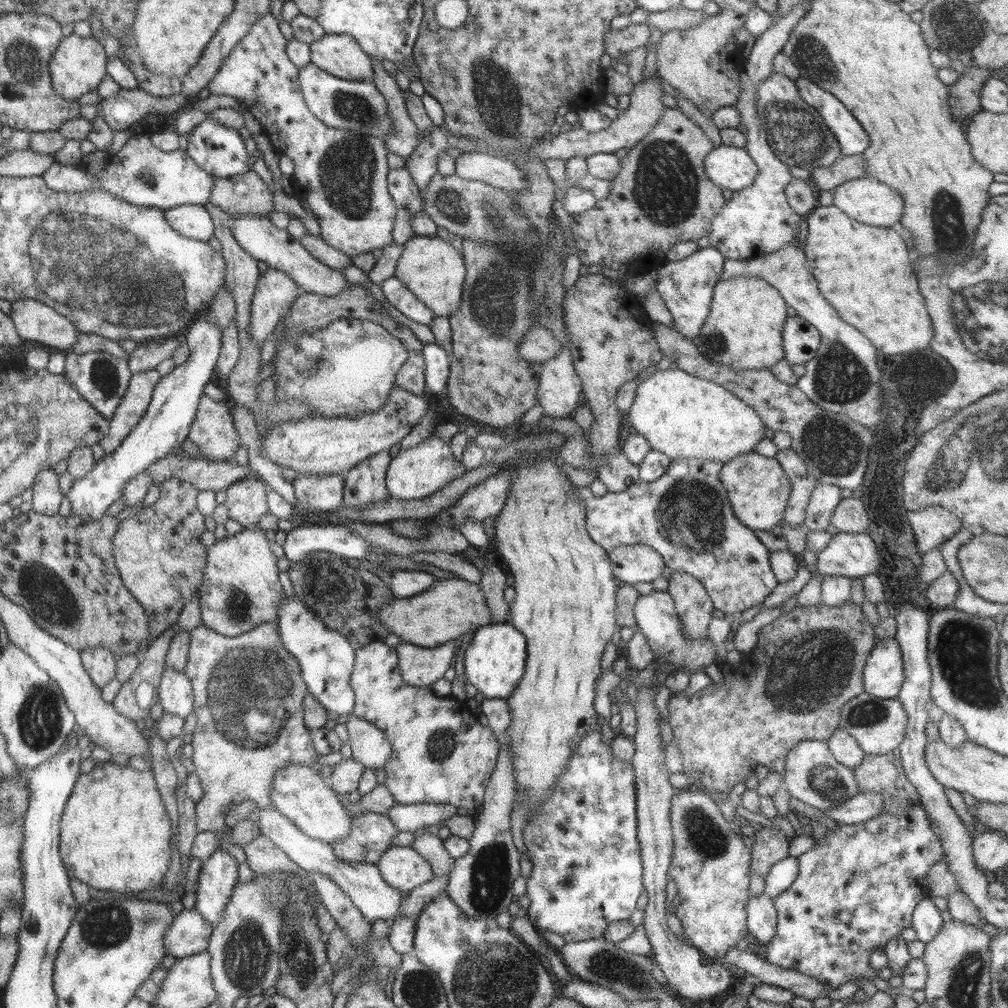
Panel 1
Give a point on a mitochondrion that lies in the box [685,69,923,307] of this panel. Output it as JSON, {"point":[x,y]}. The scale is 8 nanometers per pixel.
{"point":[798,136]}

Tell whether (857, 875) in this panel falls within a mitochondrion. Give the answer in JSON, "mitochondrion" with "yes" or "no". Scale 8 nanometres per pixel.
{"mitochondrion":"yes"}

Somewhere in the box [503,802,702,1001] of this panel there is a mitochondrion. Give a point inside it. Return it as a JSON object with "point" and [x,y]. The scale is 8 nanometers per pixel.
{"point":[605,966]}

